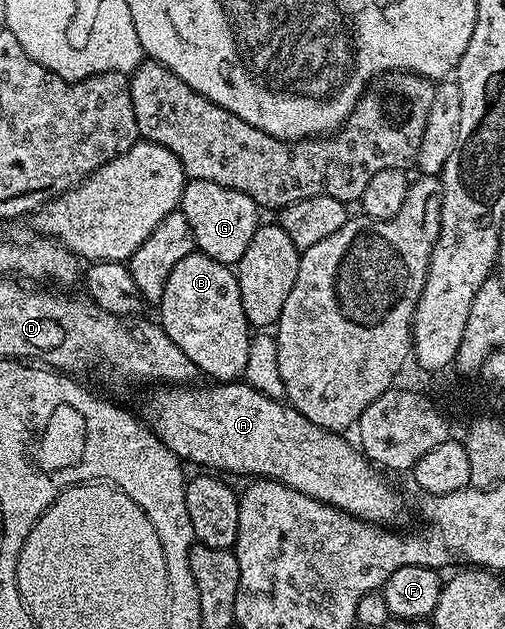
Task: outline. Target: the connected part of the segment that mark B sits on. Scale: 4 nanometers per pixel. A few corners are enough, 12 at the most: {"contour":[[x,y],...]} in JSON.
{"contour":[[190,253],[162,330],[215,382],[246,372],[252,326],[235,270]]}

